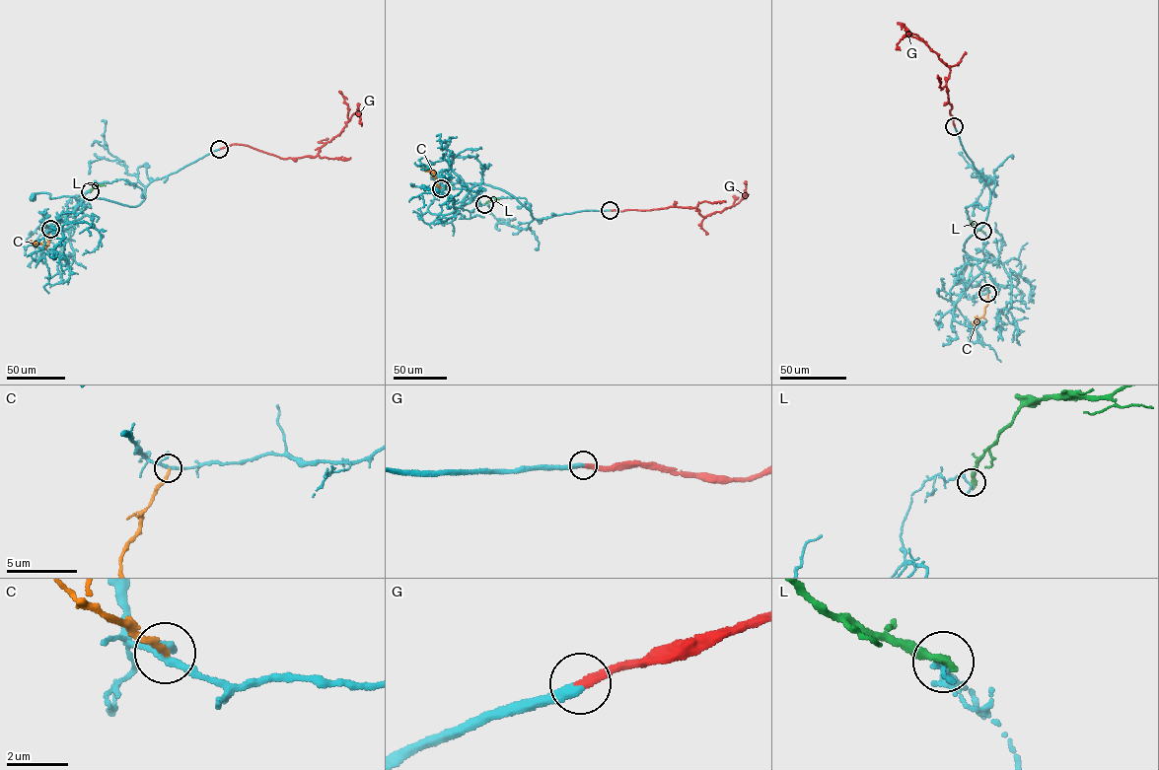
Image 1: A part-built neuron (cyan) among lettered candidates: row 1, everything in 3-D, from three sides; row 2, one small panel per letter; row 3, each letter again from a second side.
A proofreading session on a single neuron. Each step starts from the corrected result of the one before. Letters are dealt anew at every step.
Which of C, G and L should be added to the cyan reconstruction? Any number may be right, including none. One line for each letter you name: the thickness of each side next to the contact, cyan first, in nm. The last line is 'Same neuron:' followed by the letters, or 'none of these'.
G: 320/300 nm
Same neuron: G

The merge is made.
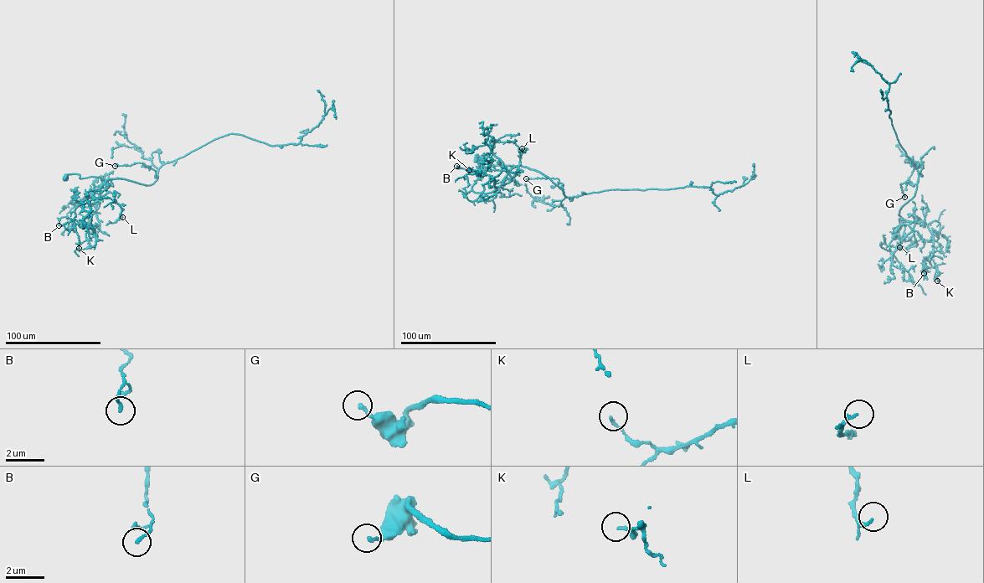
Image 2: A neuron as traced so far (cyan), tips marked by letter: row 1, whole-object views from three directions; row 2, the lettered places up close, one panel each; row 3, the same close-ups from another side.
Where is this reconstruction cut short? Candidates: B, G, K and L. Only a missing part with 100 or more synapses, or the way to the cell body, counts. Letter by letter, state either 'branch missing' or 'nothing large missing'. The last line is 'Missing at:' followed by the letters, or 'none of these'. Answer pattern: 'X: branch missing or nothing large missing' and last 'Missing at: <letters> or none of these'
B: nothing large missing
G: nothing large missing
K: nothing large missing
L: nothing large missing
Missing at: none of these

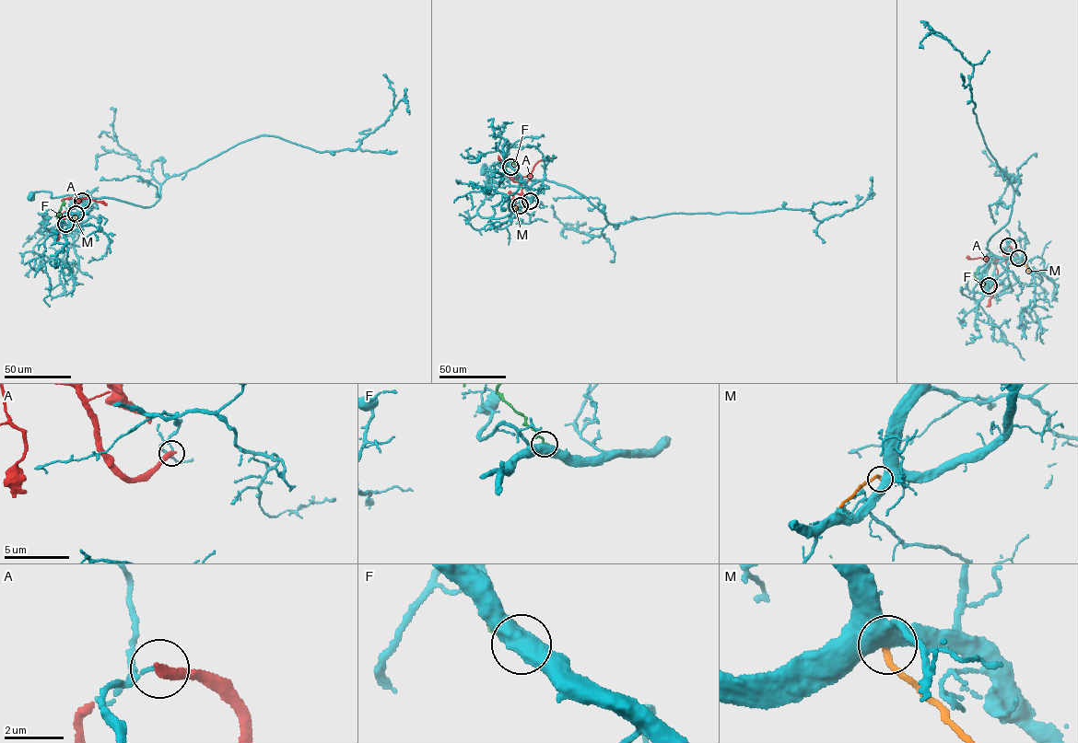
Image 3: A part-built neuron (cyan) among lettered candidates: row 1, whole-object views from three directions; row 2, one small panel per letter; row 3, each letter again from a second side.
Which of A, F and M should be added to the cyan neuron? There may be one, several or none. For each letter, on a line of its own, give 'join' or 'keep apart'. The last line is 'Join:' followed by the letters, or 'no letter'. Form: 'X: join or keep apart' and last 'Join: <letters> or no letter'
A: keep apart
F: keep apart
M: keep apart
Join: no letter

